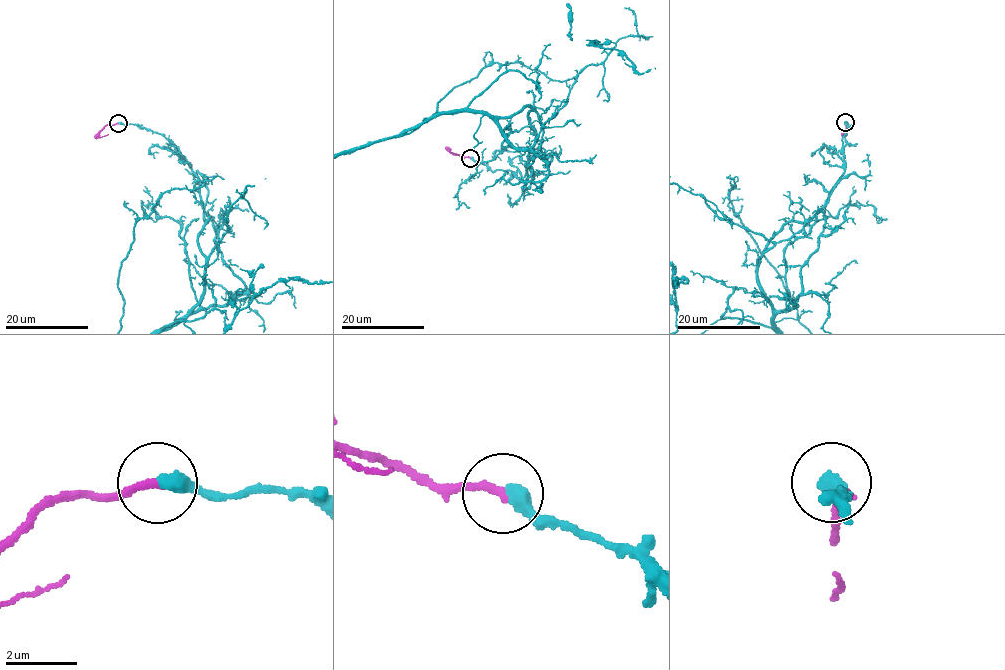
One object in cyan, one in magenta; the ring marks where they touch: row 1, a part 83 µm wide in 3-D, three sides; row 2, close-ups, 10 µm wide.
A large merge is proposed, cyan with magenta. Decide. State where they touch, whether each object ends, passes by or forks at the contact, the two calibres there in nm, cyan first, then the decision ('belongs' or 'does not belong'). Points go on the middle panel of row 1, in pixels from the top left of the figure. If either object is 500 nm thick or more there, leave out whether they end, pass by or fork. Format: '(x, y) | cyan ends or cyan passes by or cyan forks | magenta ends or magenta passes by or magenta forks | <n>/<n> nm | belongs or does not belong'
(470, 158) | cyan ends | magenta ends | 440/240 nm | belongs

